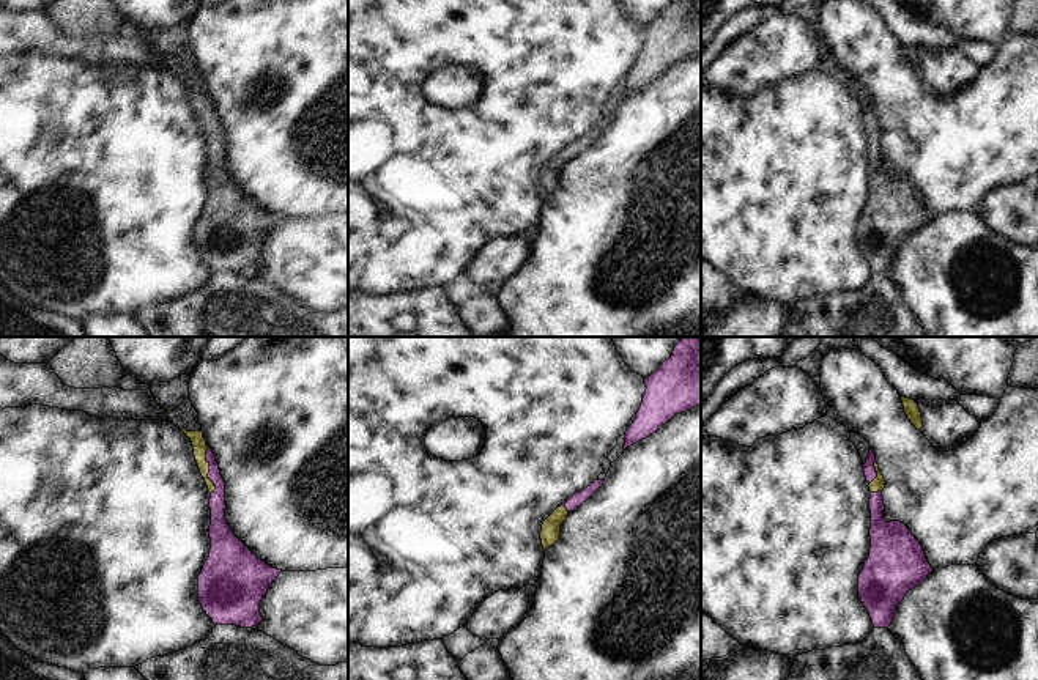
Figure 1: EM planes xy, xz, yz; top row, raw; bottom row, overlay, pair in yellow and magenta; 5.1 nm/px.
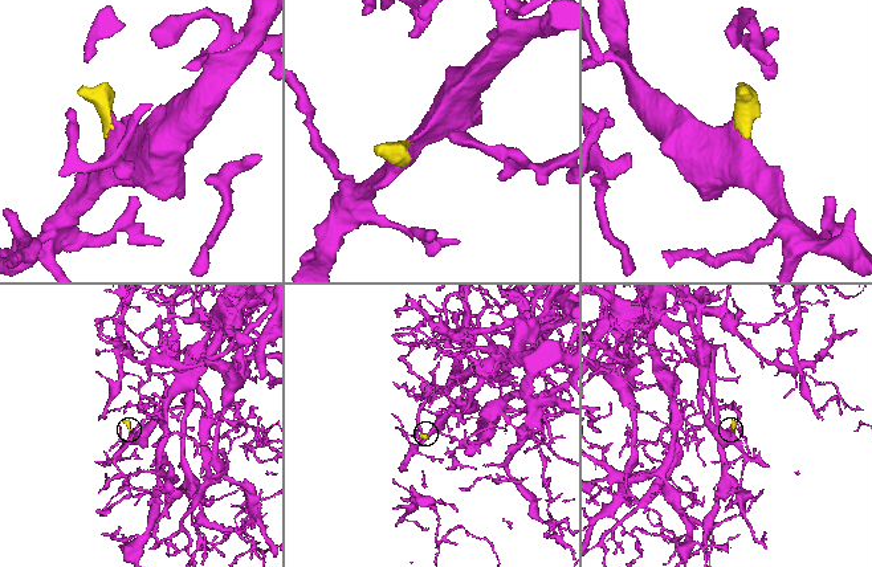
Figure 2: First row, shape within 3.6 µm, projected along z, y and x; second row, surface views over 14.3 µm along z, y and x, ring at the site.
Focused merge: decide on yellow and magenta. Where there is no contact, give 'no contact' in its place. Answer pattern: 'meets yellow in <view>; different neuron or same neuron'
meets yellow in xy; same neuron

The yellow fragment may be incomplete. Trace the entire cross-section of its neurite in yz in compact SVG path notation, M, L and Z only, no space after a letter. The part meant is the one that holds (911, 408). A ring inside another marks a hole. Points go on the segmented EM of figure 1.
M901 397L903 406L904 406L904 412L907 416L907 419L910 420L910 423L917 428L921 430L923 427L923 419L921 419L921 412L918 405L906 397Z

